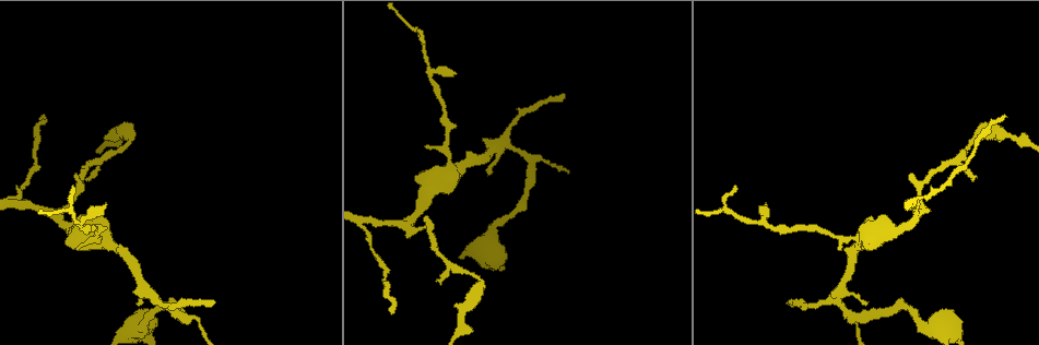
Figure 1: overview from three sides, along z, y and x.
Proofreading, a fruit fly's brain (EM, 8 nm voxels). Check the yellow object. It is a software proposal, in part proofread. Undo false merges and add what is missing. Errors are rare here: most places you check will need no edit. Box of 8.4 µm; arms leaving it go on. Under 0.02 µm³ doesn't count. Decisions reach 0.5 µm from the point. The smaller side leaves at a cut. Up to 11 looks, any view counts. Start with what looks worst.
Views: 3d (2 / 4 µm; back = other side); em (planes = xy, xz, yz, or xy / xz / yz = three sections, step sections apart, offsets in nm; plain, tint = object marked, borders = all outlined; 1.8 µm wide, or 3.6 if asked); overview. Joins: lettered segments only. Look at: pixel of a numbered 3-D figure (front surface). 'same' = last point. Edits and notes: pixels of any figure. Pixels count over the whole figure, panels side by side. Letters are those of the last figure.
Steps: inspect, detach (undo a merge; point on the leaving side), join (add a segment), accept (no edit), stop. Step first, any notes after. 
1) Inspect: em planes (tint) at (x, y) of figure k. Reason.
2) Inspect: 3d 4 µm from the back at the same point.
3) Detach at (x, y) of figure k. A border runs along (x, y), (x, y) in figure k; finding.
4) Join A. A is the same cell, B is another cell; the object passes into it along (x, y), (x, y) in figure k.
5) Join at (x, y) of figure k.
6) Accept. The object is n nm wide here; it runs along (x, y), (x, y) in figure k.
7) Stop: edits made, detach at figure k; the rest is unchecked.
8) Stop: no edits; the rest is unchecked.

Inspect: 3d 2 µm at (426, 144) of figure 1. Tapers out.

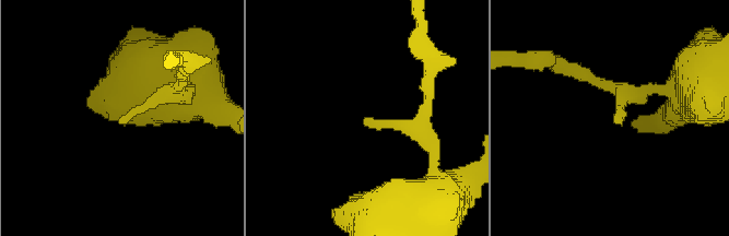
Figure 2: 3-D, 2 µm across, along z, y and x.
Inspect: em planes (borders) at (119, 119) of figure 2. Need the tissue.

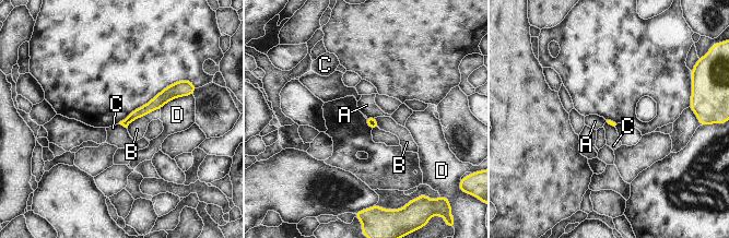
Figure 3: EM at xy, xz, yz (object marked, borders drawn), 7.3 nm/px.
Accept. A, B, C and D are other cells; it runs along (177, 87), (125, 122) in figure 3; no lettered segment goes on from it.

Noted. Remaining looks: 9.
Inspect: em planes (borders) at (213, 305) of figure 1. Tapers out.

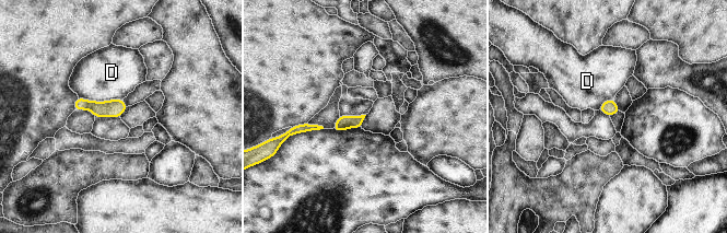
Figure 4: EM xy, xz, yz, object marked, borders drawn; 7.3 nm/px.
Accept. The object is 100 nm wide here; the longest contact is with D, 320 nm; D is another cell; none of them fits.

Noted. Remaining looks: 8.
Inspect: em yz step 4 (borders) at (1005, 115) of figure 1. Tapers out.

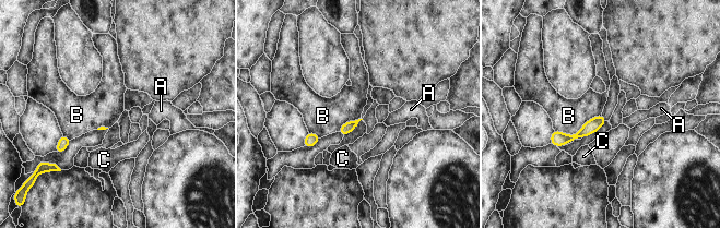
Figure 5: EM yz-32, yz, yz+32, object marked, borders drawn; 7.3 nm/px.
Accept. A, B and C are other cells; it runs along (602, 120), (573, 138), (553, 141) in figure 5; no lettered segment goes on from it.

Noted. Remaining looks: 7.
Inspect: em xy step 4 (tint) at (407, 220) of figure 1. A fork.

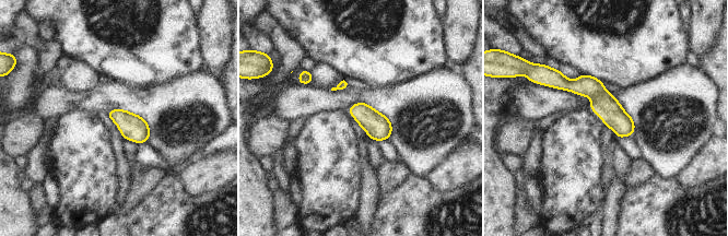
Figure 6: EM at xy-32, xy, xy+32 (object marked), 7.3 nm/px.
Inspect: em yz step 8 (tint) at the same point. Cut it another way.

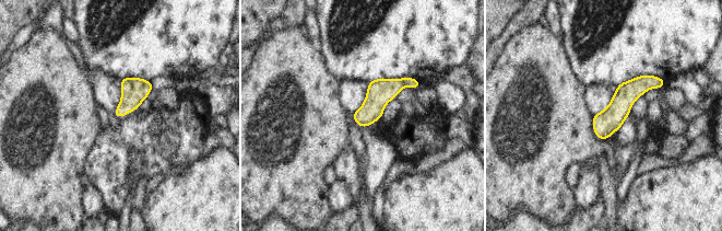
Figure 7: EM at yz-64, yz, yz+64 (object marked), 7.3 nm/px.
Inspect: em yz step 8 (borders) at the same point. What lies round it.

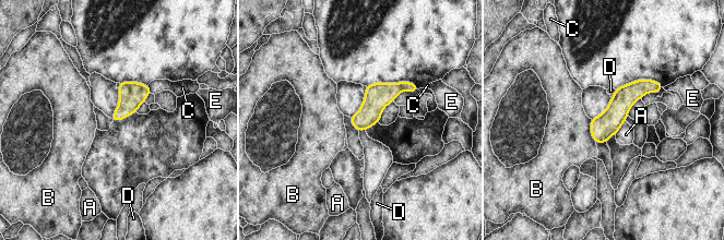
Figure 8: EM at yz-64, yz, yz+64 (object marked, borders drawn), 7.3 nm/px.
Accept. The object is 140 nm wide here; A, B, C, D and E are other cells; a border runs along (590, 119), (590, 133), (595, 143) in figure 8; all the same neuron.

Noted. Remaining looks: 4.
Stop: no edits; the rest is unchecked.

